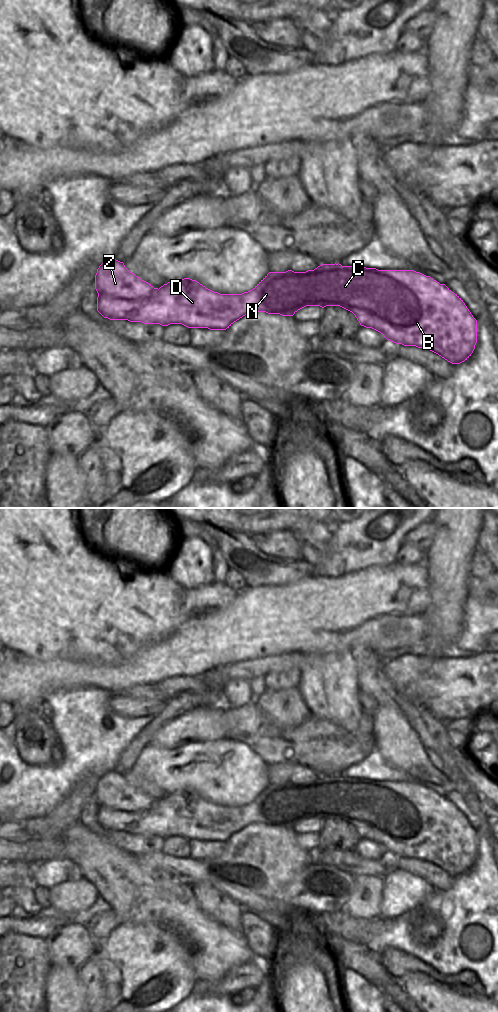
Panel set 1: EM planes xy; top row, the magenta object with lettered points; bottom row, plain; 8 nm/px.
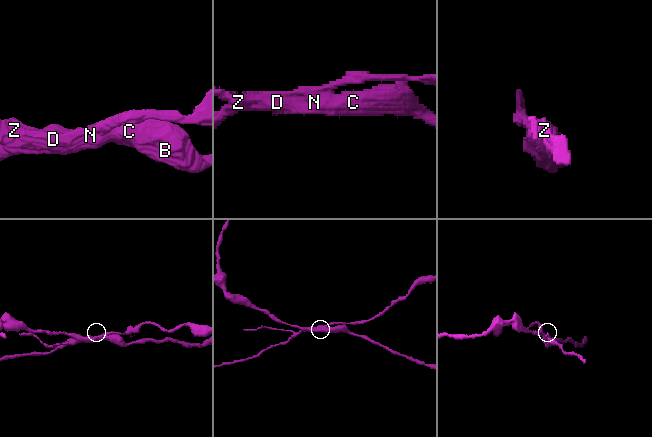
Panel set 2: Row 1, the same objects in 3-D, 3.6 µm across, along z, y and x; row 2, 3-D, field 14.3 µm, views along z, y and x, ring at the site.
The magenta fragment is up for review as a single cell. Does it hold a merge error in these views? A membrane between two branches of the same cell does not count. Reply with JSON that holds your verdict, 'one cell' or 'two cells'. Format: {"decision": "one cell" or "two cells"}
{"decision": "two cells"}

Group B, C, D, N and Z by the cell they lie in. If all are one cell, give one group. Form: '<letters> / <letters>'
B C D N / Z

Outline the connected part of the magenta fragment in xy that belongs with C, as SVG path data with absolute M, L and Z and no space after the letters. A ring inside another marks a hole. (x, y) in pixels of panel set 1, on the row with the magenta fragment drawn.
M321 264L306 272L269 272L252 290L242 294L220 294L196 280L184 278L164 284L144 300L109 298L111 307L99 313L110 320L162 326L182 324L210 330L226 330L250 312L293 316L306 306L340 306L352 312L361 326L380 332L387 340L430 350L452 364L467 360L477 343L477 320L463 300L445 284L414 270ZM249 297L250 300L238 304L226 302Z

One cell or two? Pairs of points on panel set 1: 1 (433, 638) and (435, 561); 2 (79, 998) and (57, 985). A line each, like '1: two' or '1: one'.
1: one
2: one

